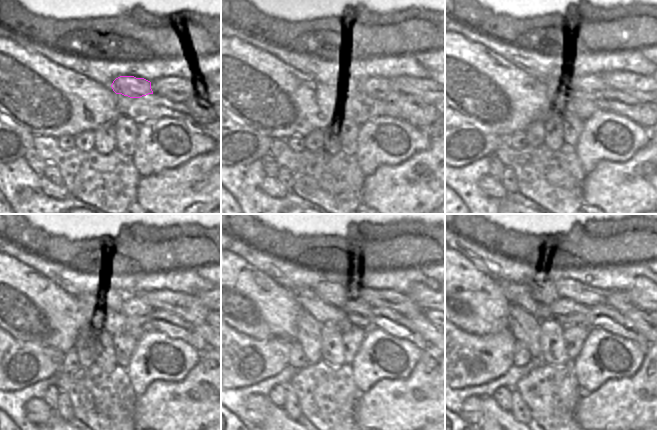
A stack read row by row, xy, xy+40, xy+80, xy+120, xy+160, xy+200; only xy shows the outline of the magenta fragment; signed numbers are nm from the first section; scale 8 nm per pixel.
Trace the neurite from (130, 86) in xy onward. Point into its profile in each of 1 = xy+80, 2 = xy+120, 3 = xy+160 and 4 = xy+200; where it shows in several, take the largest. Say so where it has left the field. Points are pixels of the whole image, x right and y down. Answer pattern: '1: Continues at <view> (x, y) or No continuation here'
1: Continues at xy+80 (572, 81)
2: Continues at xy+120 (113, 296)
3: Continues at xy+160 (329, 293)
4: Continues at xy+200 (544, 292)

